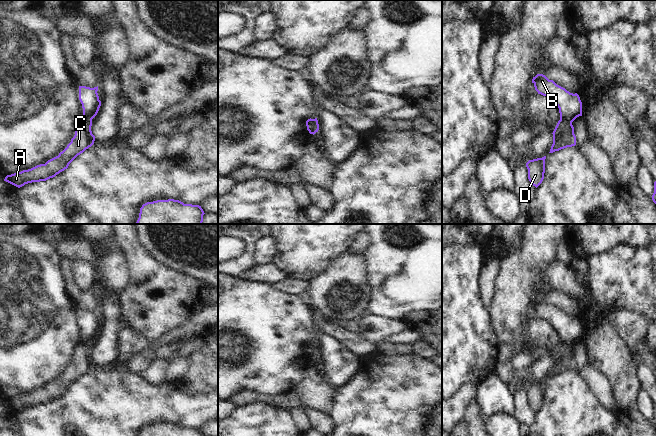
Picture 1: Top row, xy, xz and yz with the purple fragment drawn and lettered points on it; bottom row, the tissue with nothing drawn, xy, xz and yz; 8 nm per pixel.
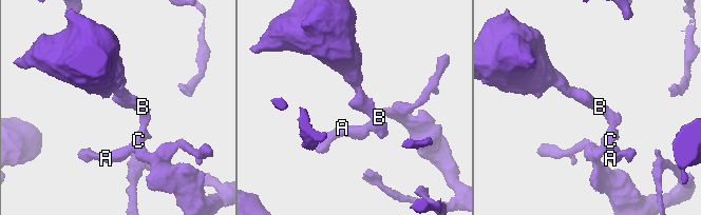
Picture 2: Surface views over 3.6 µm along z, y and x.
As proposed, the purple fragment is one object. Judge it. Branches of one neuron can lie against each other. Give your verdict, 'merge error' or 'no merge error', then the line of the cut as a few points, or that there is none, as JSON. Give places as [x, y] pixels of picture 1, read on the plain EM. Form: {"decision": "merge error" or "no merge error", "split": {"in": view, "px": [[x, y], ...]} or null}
{"decision": "merge error", "split": {"in": "yz", "px": [[560, 341], [571, 347]]}}

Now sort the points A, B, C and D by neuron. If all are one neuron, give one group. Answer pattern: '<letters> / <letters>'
A C D / B

